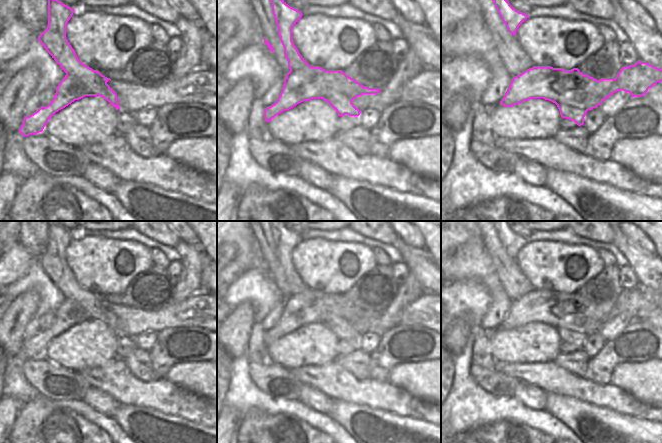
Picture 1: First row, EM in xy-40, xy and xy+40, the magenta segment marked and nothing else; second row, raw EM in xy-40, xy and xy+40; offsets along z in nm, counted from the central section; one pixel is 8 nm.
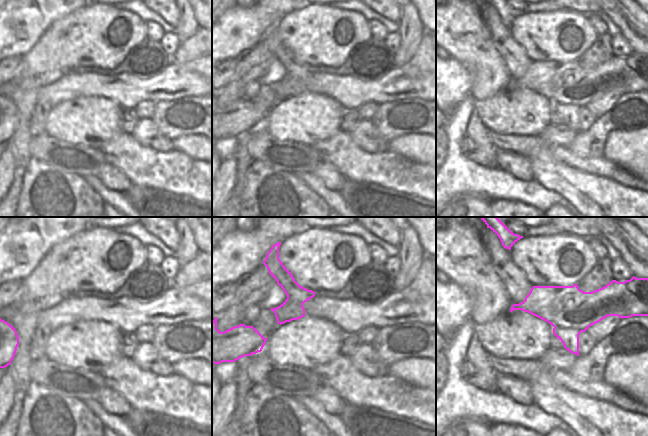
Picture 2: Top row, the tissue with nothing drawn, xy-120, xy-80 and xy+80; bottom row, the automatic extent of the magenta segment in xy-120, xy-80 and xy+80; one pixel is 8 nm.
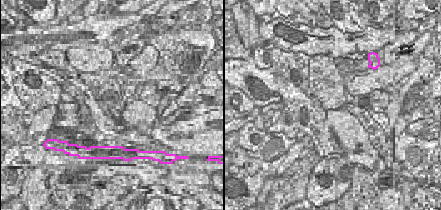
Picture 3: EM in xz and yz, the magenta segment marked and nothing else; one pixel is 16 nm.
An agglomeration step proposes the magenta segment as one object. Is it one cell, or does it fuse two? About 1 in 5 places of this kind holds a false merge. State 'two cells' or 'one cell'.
two cells

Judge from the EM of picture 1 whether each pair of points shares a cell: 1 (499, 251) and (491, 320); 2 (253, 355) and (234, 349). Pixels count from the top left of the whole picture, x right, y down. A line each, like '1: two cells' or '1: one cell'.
1: two cells
2: two cells

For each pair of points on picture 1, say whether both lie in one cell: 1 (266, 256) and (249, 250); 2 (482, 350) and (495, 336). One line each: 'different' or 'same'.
1: different
2: different

